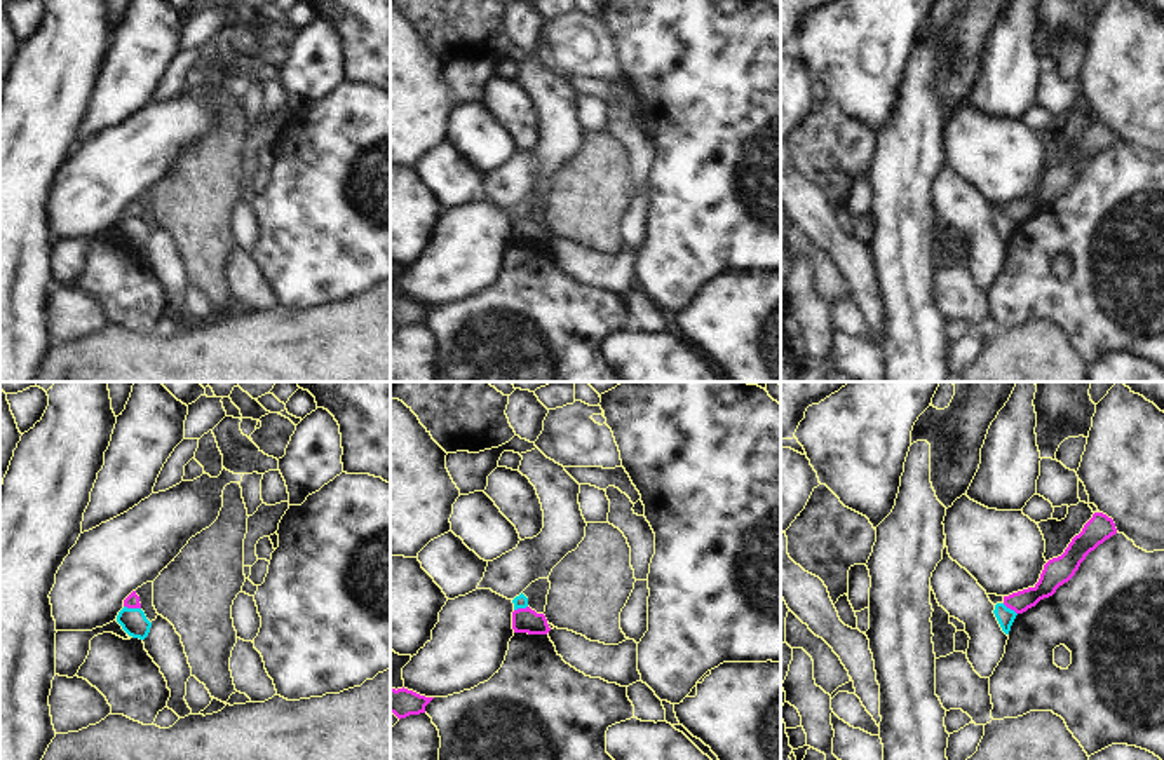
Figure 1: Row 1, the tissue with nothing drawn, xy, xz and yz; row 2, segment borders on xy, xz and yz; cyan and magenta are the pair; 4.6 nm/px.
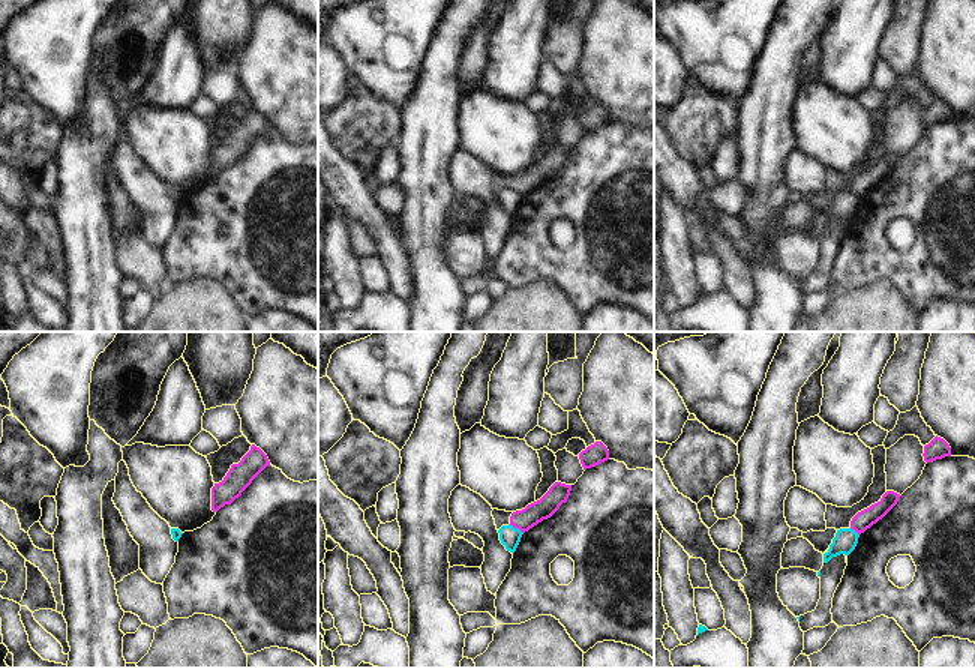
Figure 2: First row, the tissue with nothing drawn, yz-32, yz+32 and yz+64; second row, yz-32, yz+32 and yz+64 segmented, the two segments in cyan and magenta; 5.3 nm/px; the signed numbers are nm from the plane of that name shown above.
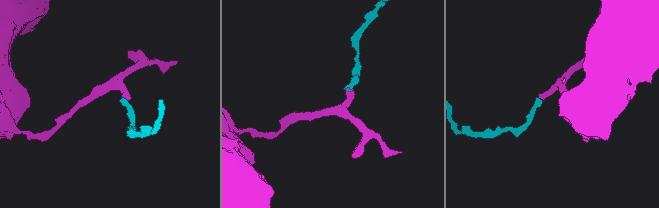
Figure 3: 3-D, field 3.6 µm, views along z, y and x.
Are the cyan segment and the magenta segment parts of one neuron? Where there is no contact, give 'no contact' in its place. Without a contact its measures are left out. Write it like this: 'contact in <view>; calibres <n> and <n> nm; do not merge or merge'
contact in xy; calibres 120 and 60 nm; do not merge

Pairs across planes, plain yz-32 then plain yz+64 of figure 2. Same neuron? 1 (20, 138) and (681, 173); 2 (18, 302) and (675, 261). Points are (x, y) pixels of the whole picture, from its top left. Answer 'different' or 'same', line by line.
1: different
2: same

